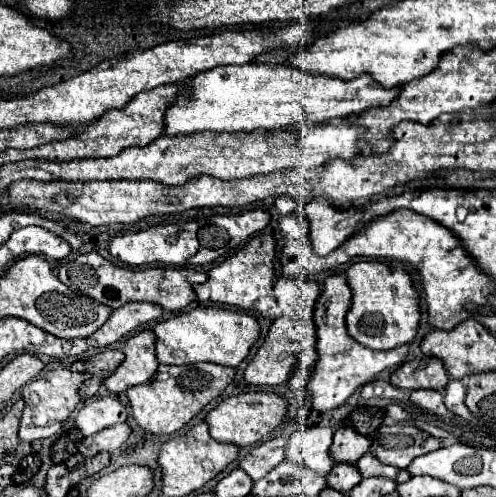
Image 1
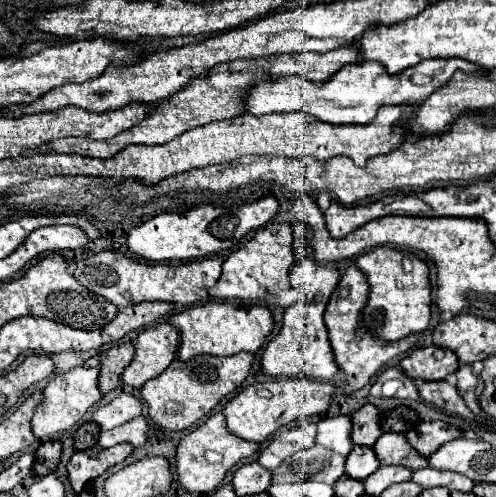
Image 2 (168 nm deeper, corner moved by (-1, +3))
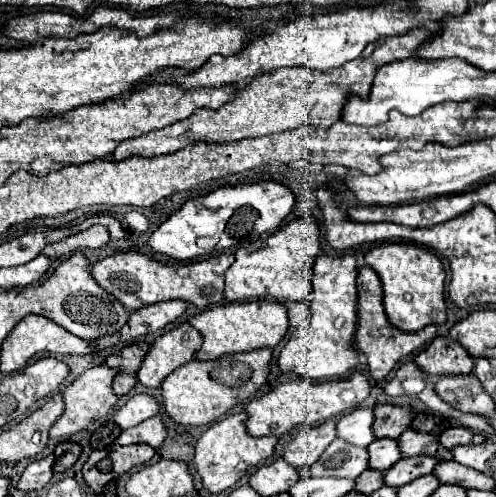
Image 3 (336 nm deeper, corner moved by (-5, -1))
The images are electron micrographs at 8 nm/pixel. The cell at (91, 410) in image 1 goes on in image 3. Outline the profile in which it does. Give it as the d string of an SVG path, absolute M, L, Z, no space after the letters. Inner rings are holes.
M135 394L131 400L127 400L113 416L111 422L115 422L121 430L127 430L159 412L159 404L149 394Z

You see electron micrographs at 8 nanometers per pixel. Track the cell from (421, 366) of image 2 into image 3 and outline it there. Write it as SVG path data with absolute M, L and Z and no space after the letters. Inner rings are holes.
M435 338L423 352L415 356L415 364L425 374L453 376L469 374L473 370L473 358L469 352L451 338Z

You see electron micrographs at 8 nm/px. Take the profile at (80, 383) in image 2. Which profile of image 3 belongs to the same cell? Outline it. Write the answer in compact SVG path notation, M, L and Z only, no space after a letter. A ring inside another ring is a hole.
M95 366L95 368L85 370L75 382L71 382L71 384L63 390L65 410L63 410L63 414L59 416L59 420L51 426L49 436L51 436L51 438L61 438L61 436L75 434L75 432L87 428L91 422L107 416L107 414L113 410L113 406L117 404L117 396L115 396L113 390L111 390L111 382L113 382L115 374L117 374L115 368Z

